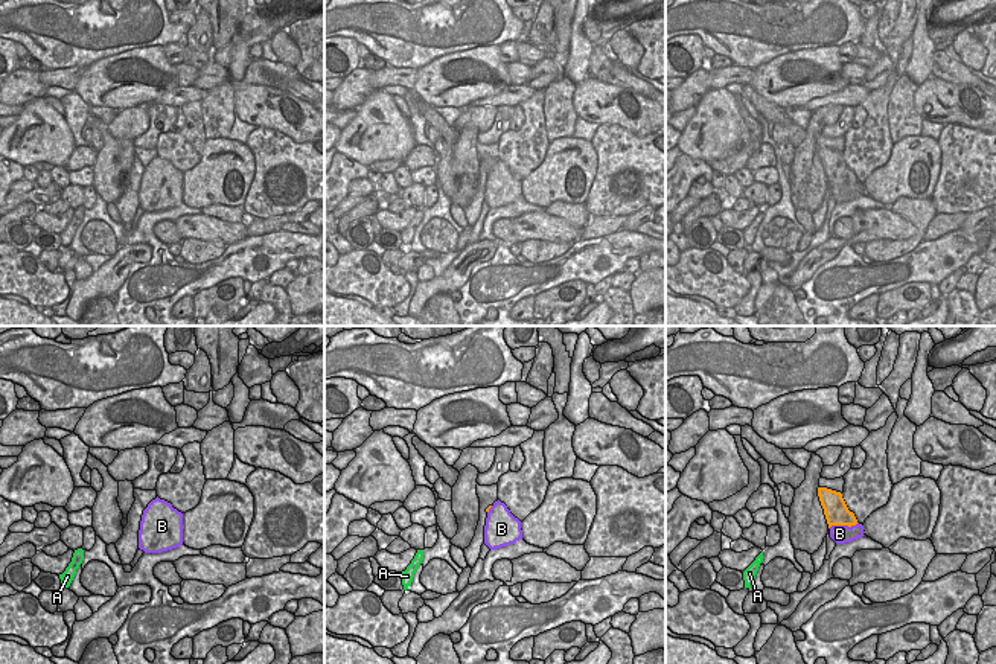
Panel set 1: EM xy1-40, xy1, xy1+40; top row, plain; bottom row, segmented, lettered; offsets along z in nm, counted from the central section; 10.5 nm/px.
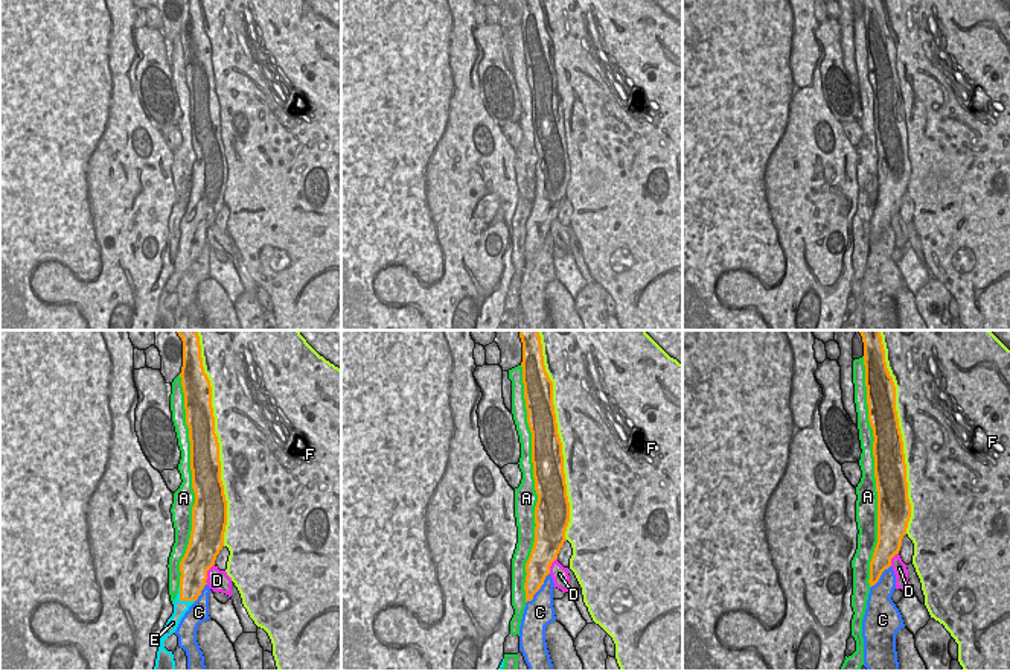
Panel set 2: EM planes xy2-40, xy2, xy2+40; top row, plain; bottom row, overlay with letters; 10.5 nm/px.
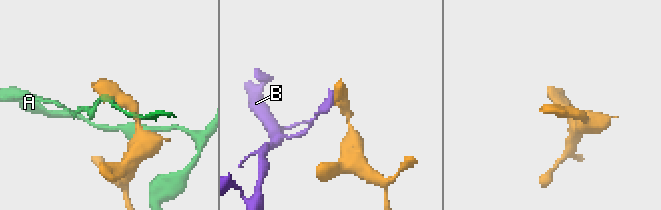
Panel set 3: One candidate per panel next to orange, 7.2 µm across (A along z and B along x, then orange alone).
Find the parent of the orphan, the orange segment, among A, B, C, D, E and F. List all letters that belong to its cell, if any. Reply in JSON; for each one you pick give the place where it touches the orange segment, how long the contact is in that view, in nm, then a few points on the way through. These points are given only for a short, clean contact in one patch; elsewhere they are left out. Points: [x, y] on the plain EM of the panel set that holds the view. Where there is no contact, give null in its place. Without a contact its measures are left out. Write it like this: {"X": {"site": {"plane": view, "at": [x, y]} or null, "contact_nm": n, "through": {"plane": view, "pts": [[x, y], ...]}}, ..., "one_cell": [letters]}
{"E": {"site": {"plane": "xy2-40", "at": [182, 259]}, "contact_nm": 240}, "one_cell": ["E"]}

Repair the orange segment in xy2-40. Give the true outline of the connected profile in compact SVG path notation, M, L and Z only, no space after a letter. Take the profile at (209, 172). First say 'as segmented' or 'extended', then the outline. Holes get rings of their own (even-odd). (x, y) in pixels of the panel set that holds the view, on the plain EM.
extended | M183 0L180 37L189 87L195 163L189 204L180 221L181 236L177 257L172 262L174 272L161 289L154 330L175 330L174 313L165 307L165 300L175 292L181 277L207 243L207 230L215 224L216 215L224 205L227 184L227 160L221 140L212 46L204 32L200 0Z

